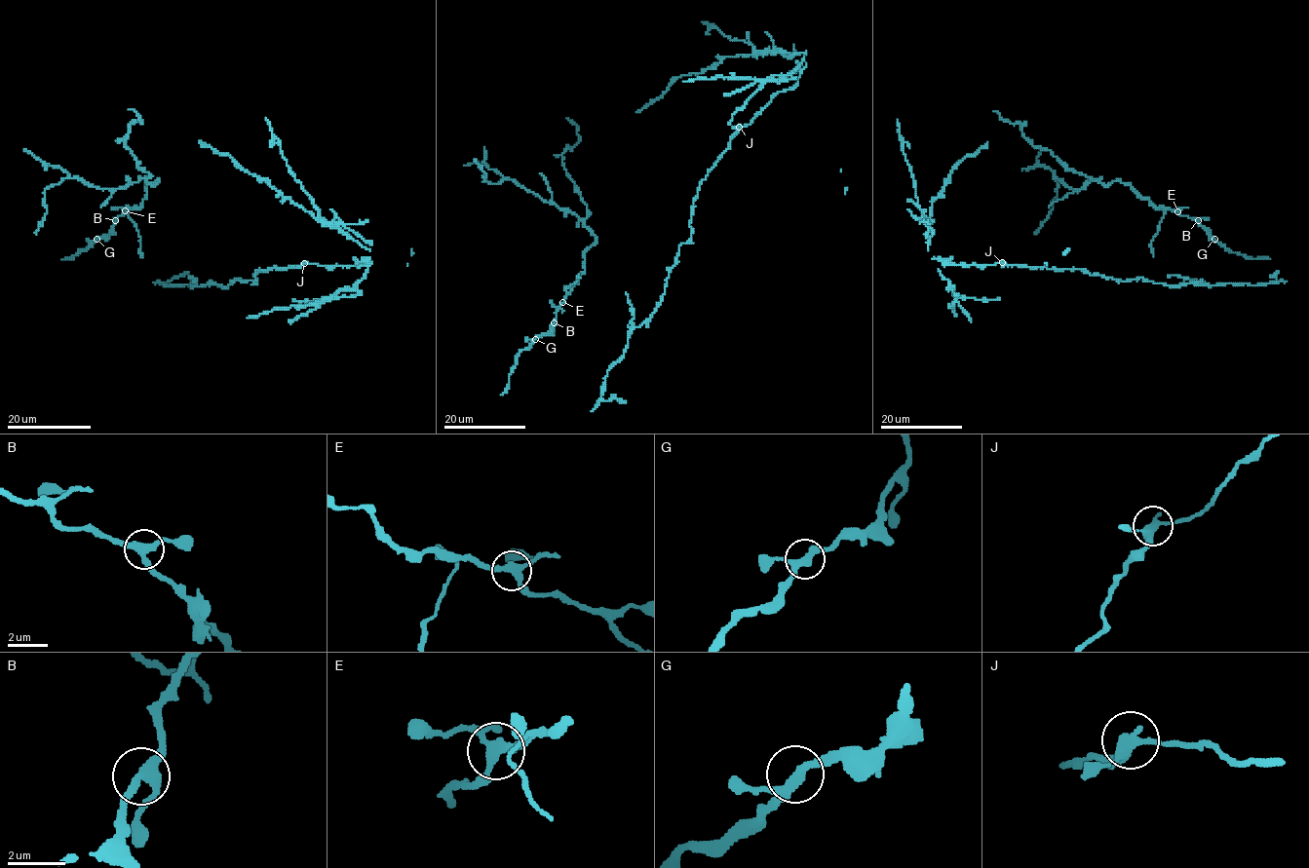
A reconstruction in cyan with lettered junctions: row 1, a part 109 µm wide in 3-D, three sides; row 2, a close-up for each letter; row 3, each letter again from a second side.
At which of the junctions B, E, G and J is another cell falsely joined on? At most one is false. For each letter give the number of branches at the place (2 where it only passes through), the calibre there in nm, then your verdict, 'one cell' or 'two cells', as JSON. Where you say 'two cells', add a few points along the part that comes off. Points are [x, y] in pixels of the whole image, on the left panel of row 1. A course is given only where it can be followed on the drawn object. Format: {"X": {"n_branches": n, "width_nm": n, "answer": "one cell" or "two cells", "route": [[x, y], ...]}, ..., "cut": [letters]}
{"B": {"n_branches": 3, "width_nm": 320, "answer": "one cell"}, "E": {"n_branches": 3, "width_nm": 300, "answer": "one cell"}, "G": {"n_branches": 3, "width_nm": 300, "answer": "one cell"}, "J": {"n_branches": 3, "width_nm": 320, "answer": "two cells"}, "cut": ["J"]}

